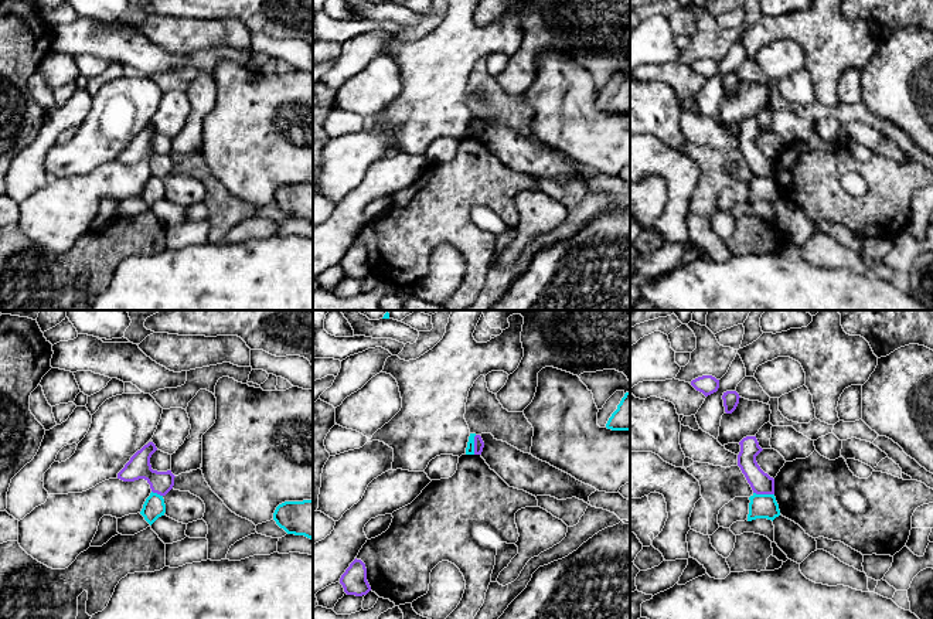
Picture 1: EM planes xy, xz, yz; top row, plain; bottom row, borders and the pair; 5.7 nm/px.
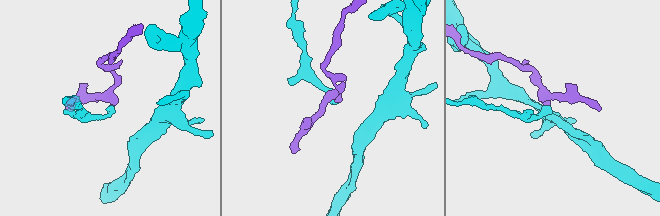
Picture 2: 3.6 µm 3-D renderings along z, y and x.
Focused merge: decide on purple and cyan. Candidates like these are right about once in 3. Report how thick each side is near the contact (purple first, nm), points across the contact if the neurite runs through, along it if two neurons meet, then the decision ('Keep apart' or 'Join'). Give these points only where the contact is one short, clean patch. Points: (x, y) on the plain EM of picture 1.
Thickness 120 nm (purple) against 140 nm. Boundary: yz (753, 174), (773, 177). Keep apart

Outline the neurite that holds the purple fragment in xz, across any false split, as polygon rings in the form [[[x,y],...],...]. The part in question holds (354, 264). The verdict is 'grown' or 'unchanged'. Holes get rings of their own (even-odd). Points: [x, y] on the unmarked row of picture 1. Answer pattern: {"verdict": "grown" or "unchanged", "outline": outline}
{"verdict": "unchanged", "outline": [[[354,242],[340,261],[347,278],[362,279],[371,273],[367,263],[367,251],[361,242]]]}

